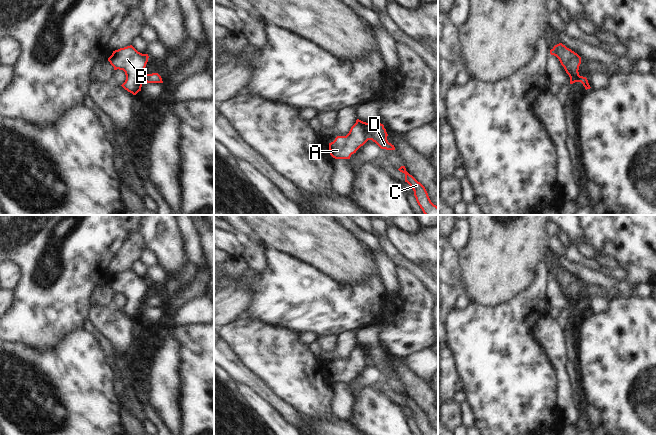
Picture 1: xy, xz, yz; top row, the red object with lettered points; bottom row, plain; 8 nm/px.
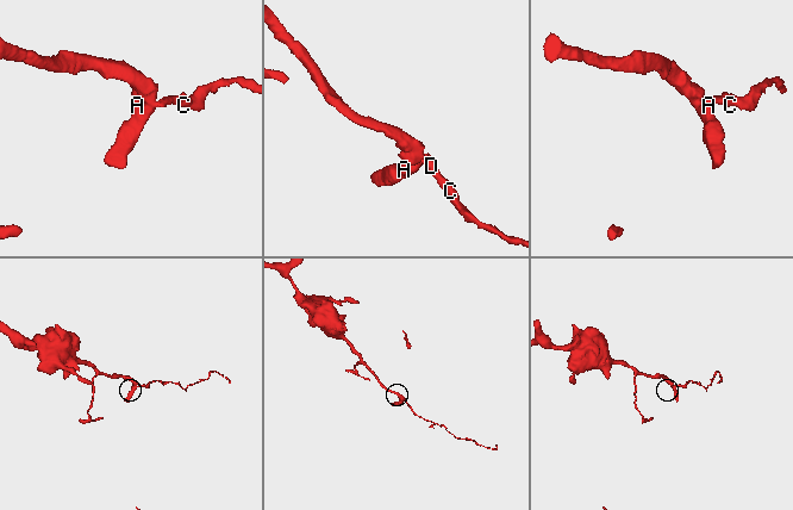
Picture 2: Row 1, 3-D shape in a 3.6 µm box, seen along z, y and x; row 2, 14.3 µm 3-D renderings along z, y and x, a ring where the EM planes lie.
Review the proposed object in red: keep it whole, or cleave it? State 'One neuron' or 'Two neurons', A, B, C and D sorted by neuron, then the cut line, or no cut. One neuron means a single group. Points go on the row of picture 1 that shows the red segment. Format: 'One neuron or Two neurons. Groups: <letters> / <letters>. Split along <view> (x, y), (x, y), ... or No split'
Two neurons. Groups: A B / C D. Split along xz (367, 123), (367, 136), (369, 139)

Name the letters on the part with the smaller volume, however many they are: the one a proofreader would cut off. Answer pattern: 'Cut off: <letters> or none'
Cut off: C, D

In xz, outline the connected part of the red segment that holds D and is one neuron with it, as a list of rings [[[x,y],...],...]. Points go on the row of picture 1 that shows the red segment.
[[[368,123],[367,129],[369,140],[375,142],[381,149],[395,150],[394,145],[387,140],[388,134],[383,124]]]

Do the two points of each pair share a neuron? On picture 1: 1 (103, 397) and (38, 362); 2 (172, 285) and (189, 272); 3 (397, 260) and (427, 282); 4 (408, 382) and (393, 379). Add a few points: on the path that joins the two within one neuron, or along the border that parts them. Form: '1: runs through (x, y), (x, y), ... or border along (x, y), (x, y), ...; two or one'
1: runs through (87, 397), (73, 397), (54, 378); one
2: runs through (176, 282), (185, 276); one
3: runs through (404, 263), (420, 275); one
4: border along (395, 371), (405, 389); two

